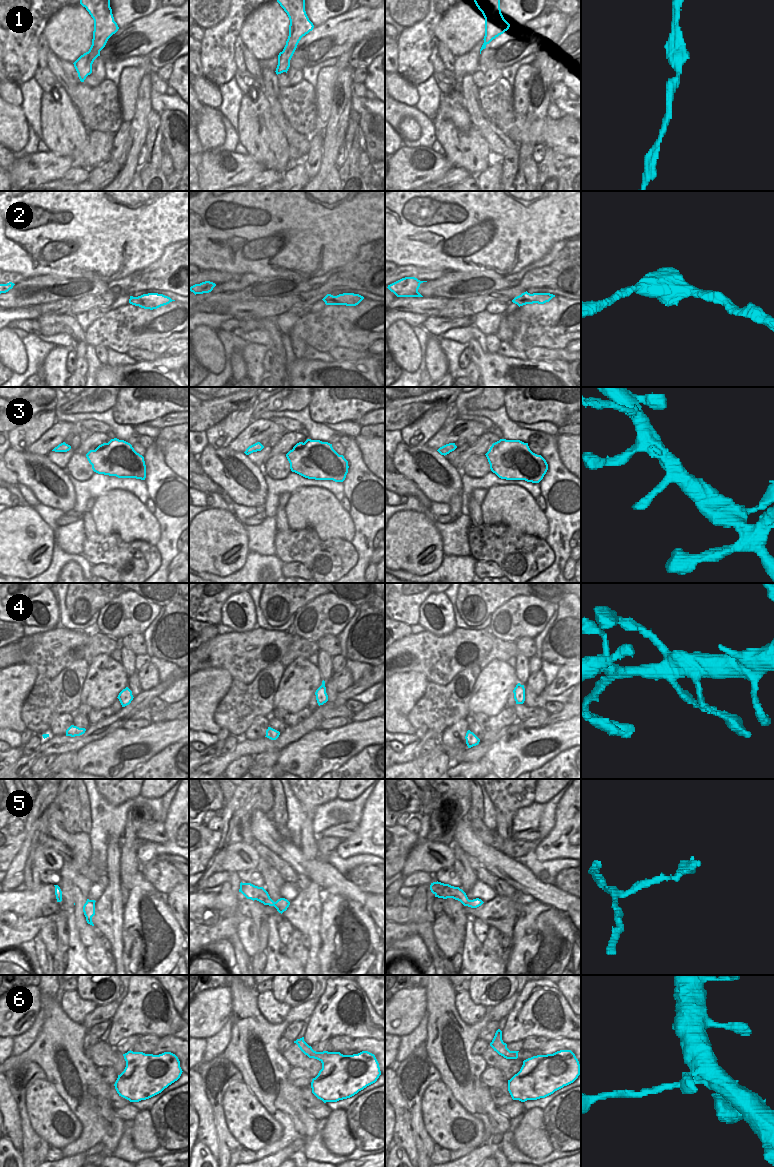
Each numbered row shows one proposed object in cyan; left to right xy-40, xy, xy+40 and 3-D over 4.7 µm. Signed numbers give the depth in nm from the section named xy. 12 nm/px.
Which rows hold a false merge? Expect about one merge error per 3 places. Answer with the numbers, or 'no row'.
no row

